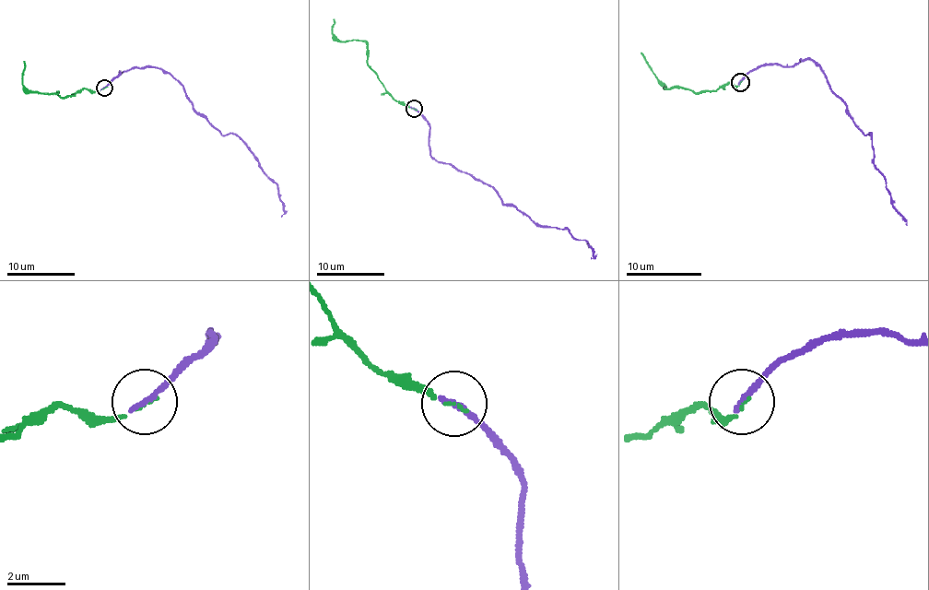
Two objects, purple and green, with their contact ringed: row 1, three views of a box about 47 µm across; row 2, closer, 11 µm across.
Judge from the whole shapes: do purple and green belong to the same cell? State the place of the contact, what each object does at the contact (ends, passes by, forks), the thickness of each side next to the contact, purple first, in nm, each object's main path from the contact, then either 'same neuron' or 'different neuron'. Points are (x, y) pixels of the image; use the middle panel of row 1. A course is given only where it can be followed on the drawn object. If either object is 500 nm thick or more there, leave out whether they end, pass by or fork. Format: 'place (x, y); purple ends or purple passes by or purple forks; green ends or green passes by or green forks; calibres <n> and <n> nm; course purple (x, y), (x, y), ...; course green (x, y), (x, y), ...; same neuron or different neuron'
place (414, 108); purple ends; green ends; calibres 240 and 100 nm; course purple (414, 108), (429, 126), (432, 157), (492, 187), (533, 221), (567, 229), (589, 245), (591, 259); course green (414, 108), (400, 104), (385, 89), (367, 62), (365, 41), (339, 41), (333, 35), (333, 19); same neuron

